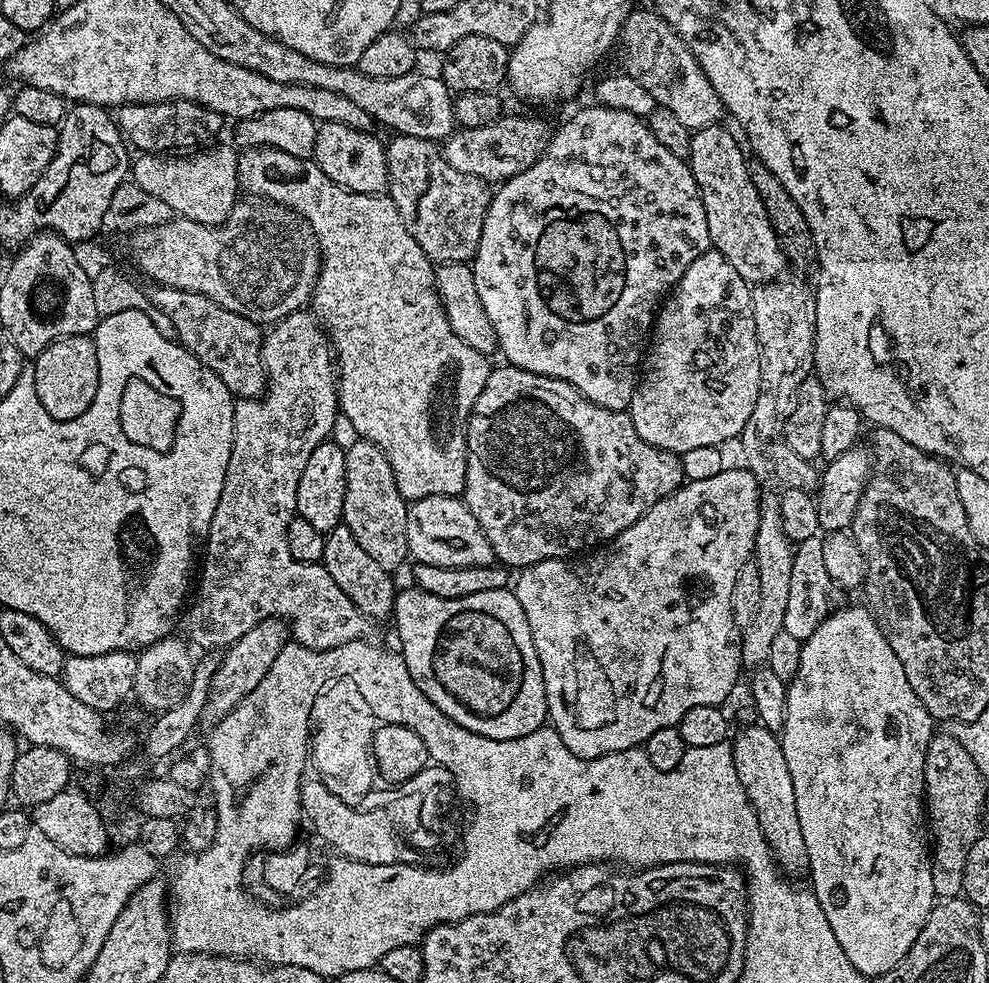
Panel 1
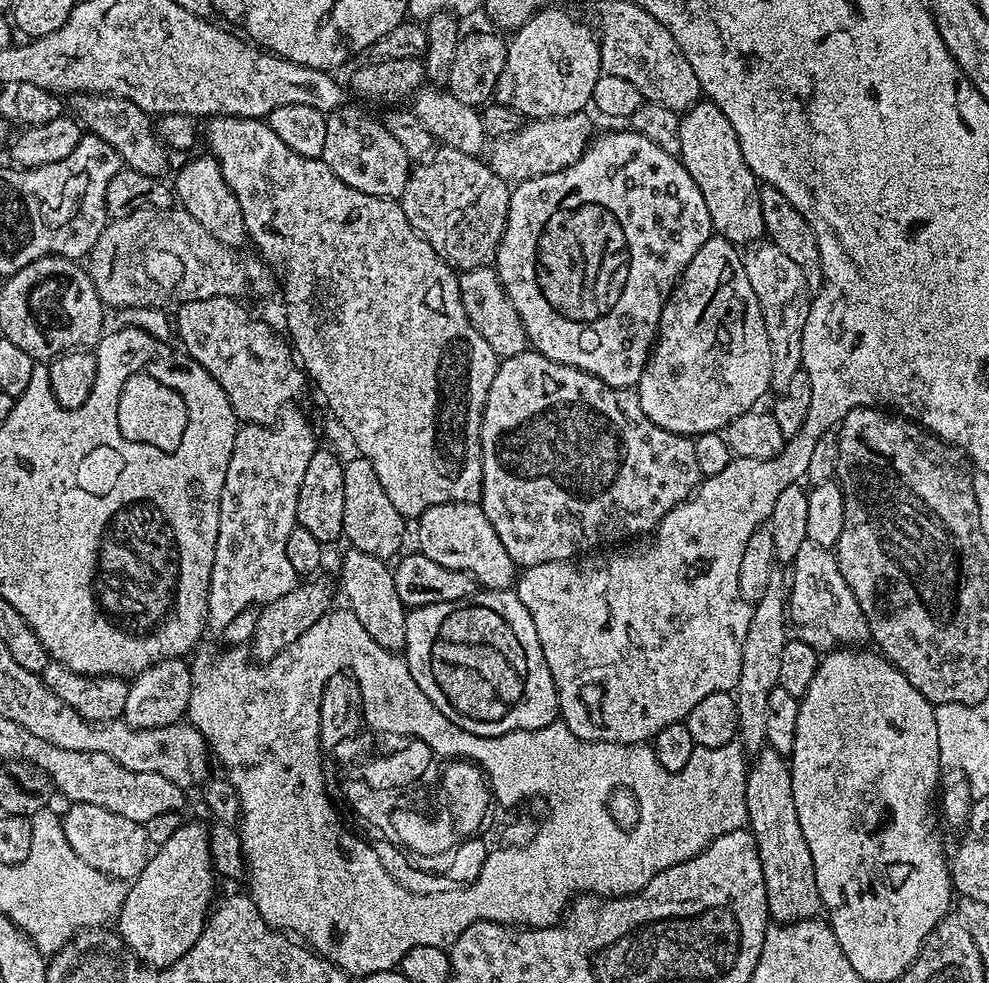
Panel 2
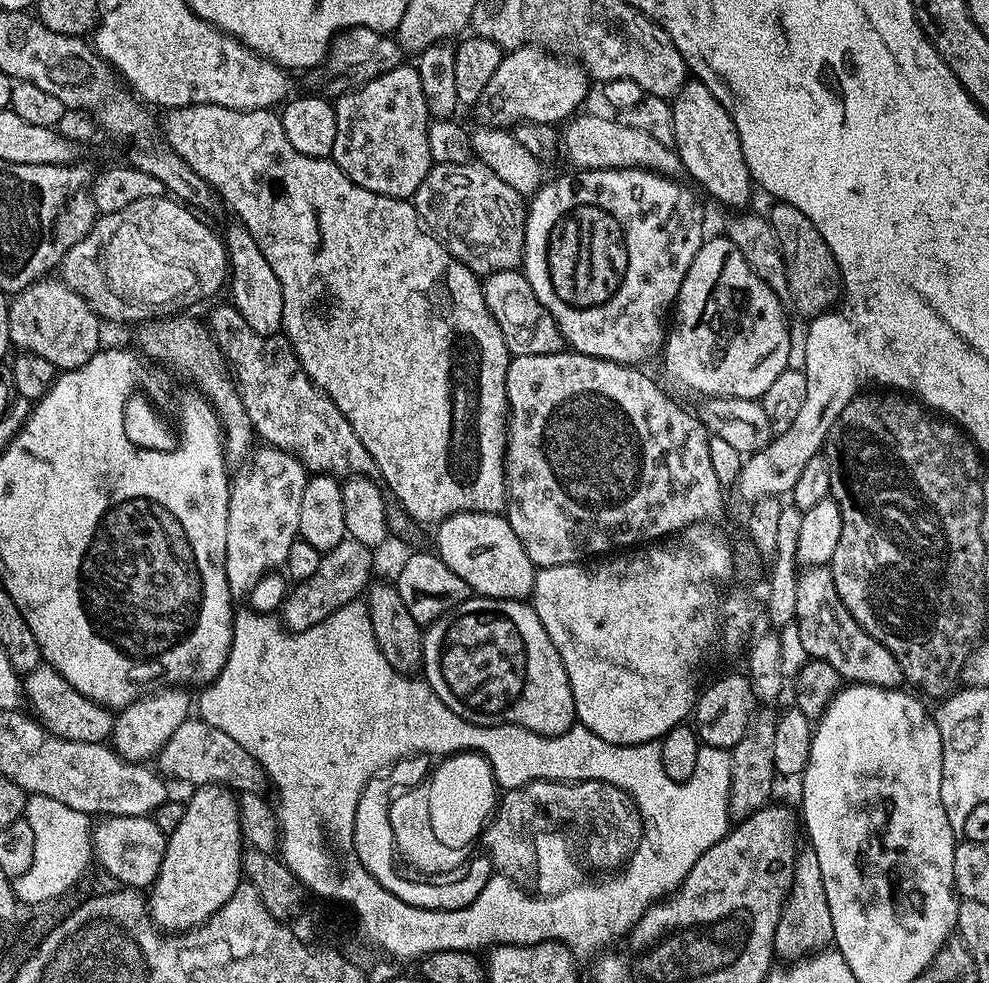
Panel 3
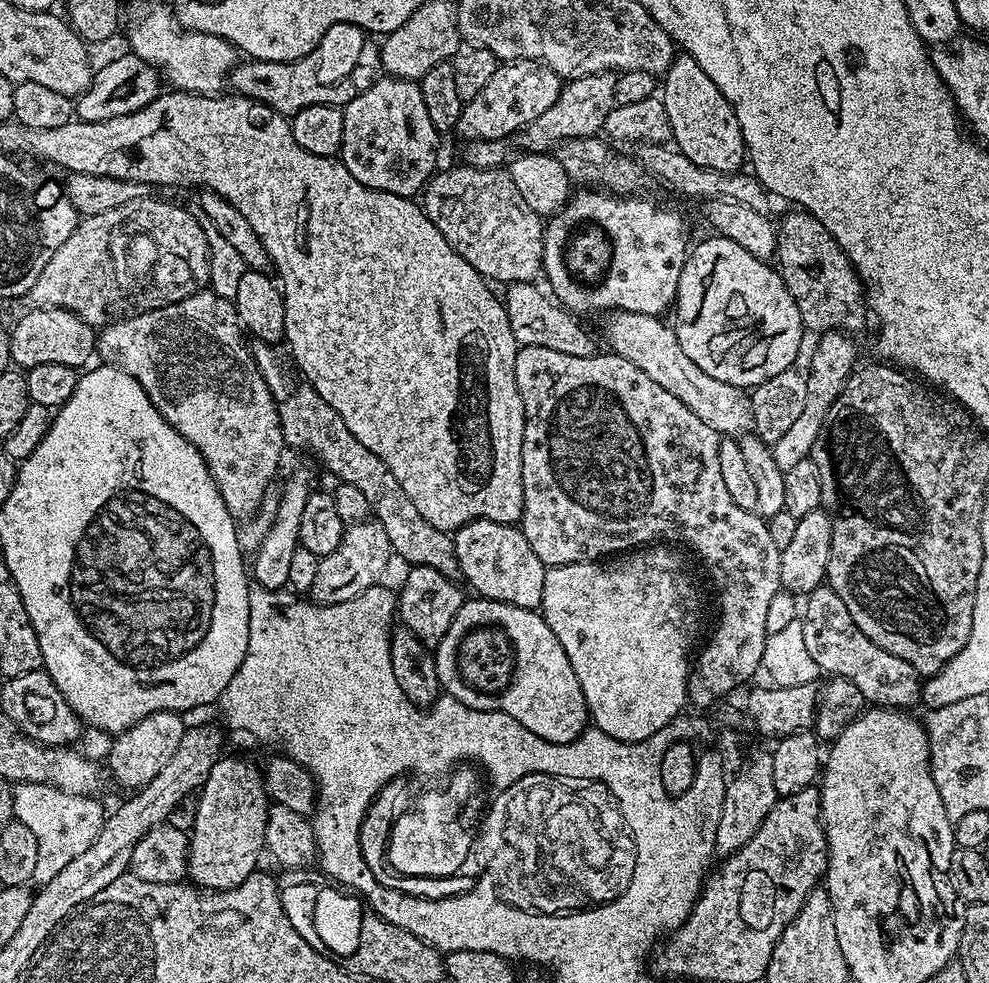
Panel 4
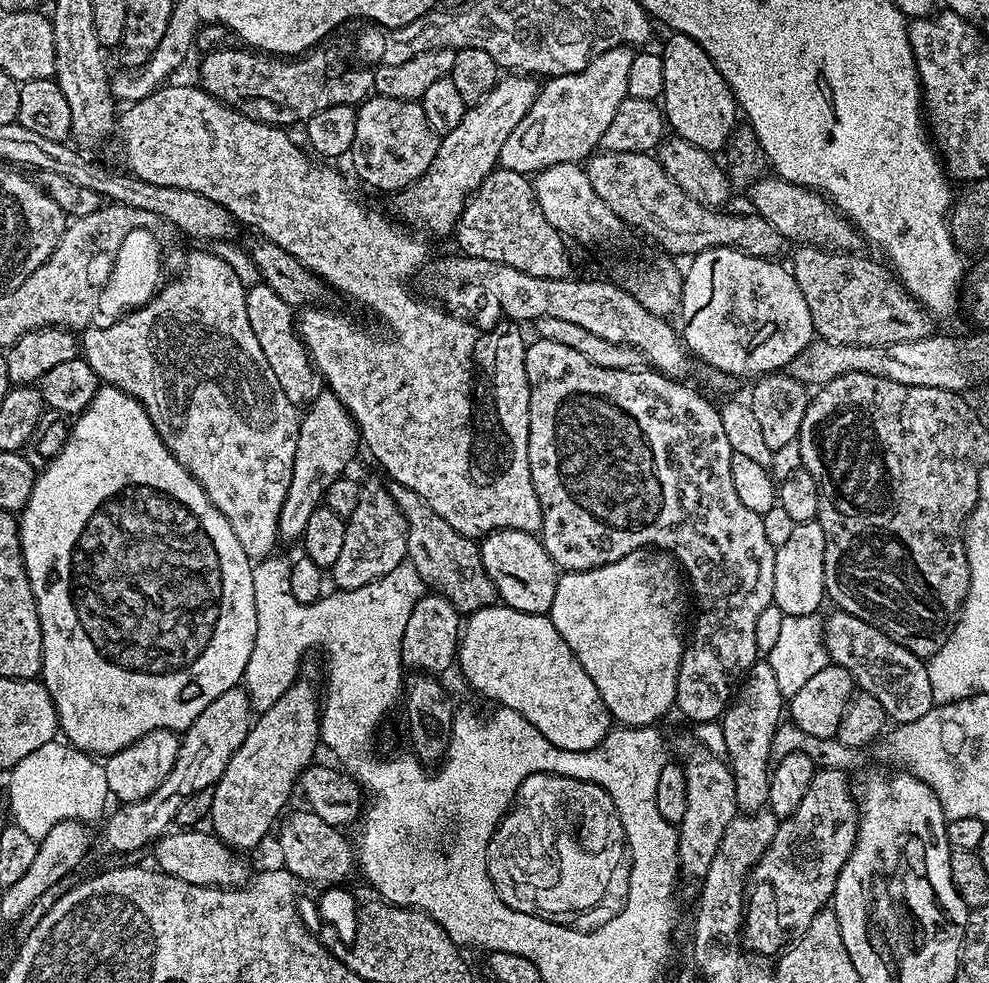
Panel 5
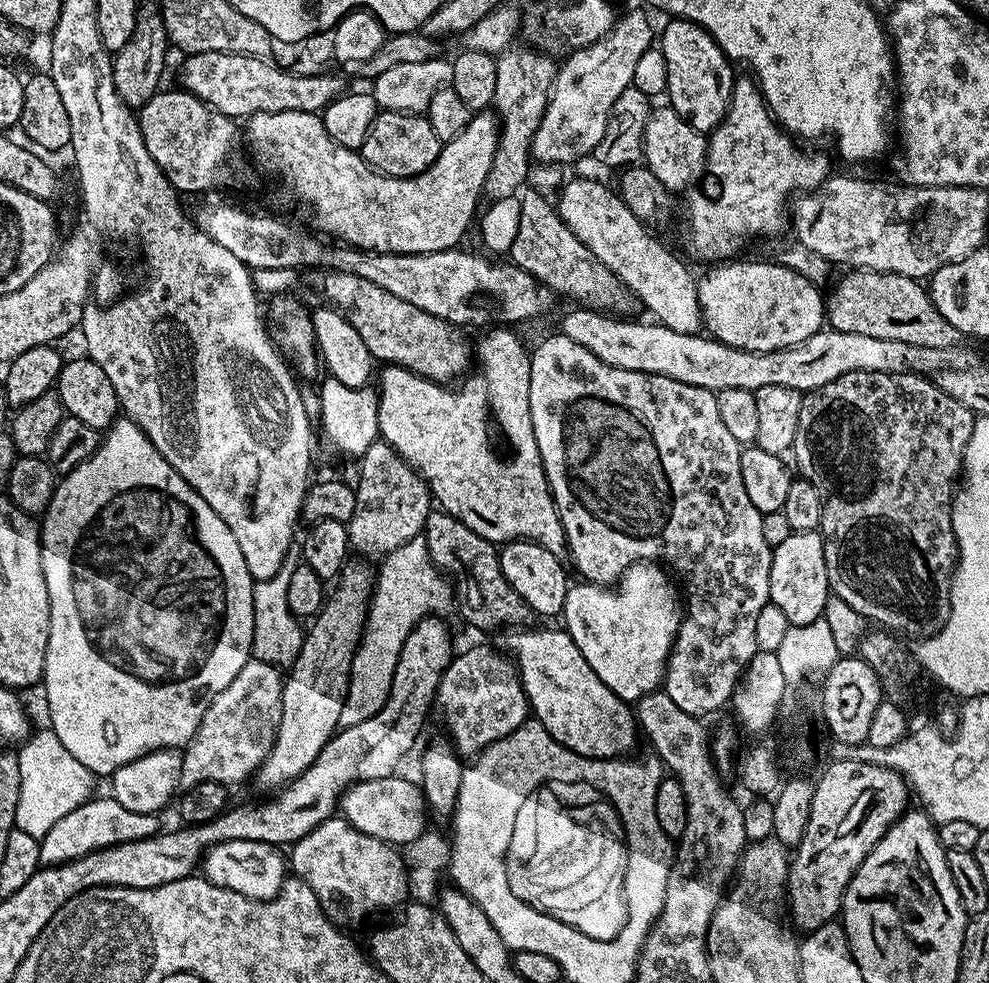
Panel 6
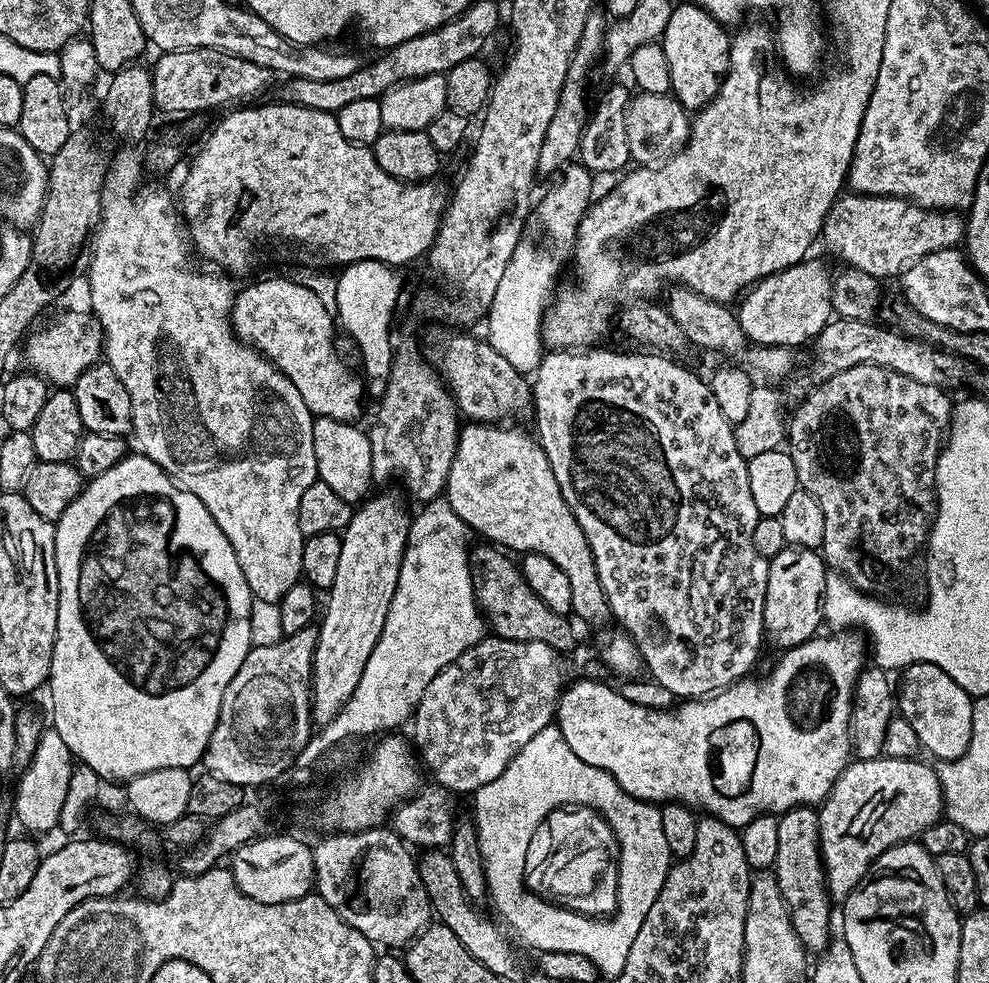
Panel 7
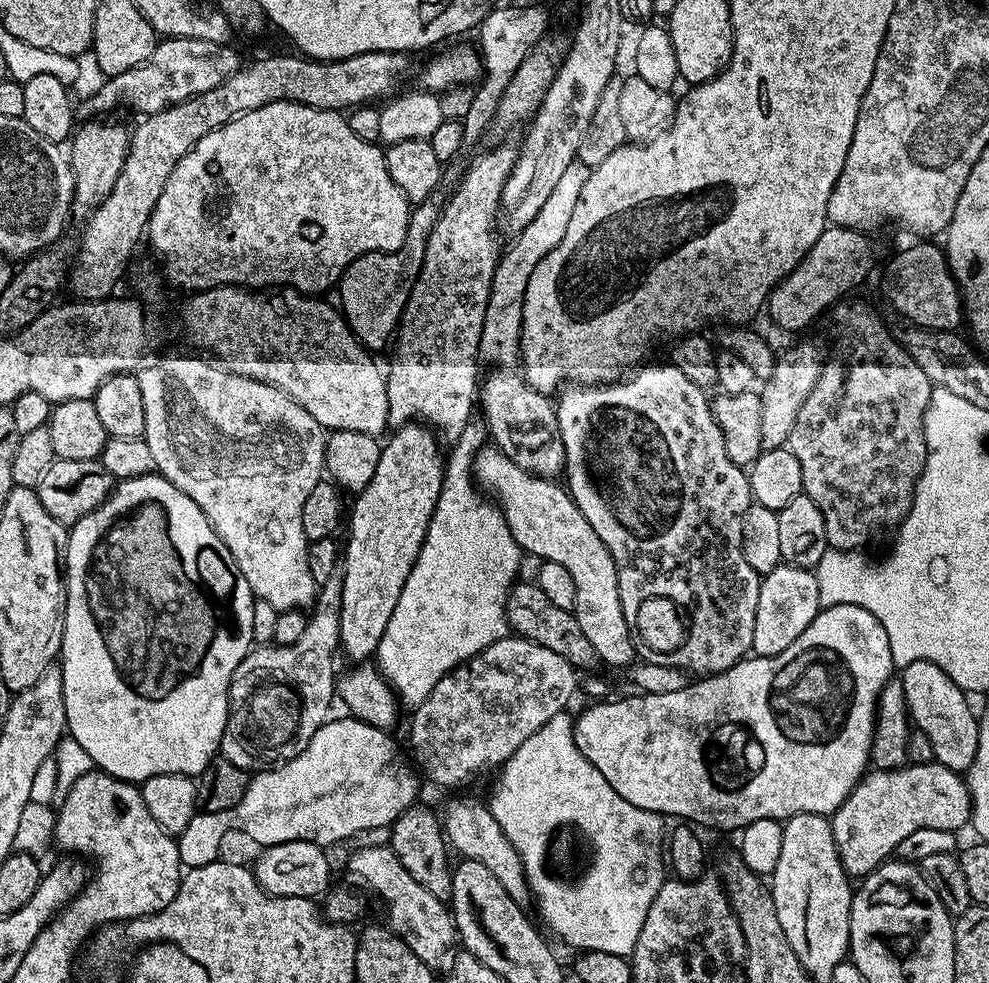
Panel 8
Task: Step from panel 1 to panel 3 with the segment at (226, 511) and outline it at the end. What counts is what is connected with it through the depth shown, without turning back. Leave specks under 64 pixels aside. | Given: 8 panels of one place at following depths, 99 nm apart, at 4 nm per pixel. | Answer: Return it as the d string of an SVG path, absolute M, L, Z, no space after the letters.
M260 446L243 461L240 473L233 475L228 489L226 514L226 578L233 597L247 597L259 579L283 569L286 554L298 538L298 509L302 506L302 490L306 490L309 473L299 457L282 449Z

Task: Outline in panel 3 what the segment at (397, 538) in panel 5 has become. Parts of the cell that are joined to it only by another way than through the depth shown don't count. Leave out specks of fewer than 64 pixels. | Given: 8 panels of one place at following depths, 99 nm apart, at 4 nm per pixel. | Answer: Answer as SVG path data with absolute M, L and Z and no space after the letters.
M345 538L341 544L334 546L334 550L323 553L318 570L314 570L310 578L299 581L286 596L282 607L283 627L289 632L305 632L310 626L318 626L318 622L325 620L331 612L338 611L343 604L357 599L369 587L372 556L373 549L351 538Z

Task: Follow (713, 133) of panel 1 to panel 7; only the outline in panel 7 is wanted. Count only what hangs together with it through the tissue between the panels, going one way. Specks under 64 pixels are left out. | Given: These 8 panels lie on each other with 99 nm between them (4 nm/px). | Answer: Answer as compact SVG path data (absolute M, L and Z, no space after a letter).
M695 2L677 3L670 22L666 23L662 43L666 63L670 65L671 95L686 110L706 107L718 94L720 83L728 72L728 55L732 49L729 29Z

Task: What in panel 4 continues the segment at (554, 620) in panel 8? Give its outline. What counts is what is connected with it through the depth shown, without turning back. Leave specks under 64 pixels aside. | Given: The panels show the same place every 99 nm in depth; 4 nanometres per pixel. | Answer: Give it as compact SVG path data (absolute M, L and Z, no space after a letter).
M256 342L251 345L252 357L276 399L276 409L280 415L280 429L287 447L309 448L315 458L343 484L358 488L365 496L368 511L377 524L386 530L386 538L390 538L390 546L397 557L401 556L408 566L430 566L430 570L438 570L438 574L446 574L453 578L460 576L460 567L456 557L456 545L453 537L447 532L438 530L438 526L430 526L422 514L410 502L406 490L398 486L398 478L390 474L386 462L378 458L366 446L350 433L346 422L338 418L338 410L326 402L312 389L307 382L297 386L292 381L286 365L280 361L275 347L270 344Z

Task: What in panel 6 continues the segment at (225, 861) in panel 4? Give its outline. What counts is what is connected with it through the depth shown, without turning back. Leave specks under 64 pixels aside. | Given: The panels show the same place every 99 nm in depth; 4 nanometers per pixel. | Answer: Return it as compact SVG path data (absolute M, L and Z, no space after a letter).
M349 562L340 573L336 586L336 593L325 599L320 615L309 623L312 625L307 625L300 652L287 669L276 744L254 774L254 781L264 794L275 793L298 778L341 727L342 706L352 676L352 656L368 620L368 605L374 587L373 569L371 572L364 564Z

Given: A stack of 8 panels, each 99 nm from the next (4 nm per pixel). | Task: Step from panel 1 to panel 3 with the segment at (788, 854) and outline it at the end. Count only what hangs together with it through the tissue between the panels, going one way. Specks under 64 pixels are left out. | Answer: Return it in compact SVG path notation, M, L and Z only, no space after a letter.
M804 846L796 853L796 865L792 871L792 885L788 891L788 899L784 902L784 909L778 918L778 926L774 930L772 951L781 961L791 962L803 958L817 950L824 950L833 943L834 922L830 918L830 906L826 902L826 886L822 886L822 870L818 867L818 854L810 846Z

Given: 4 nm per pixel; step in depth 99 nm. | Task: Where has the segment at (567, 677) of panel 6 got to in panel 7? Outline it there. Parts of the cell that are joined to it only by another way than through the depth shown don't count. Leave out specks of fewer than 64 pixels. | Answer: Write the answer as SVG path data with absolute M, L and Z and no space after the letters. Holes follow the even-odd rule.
M836 630L828 634L832 636L824 635L817 634L811 640L781 651L779 653L780 661L769 670L768 677L765 680L752 680L753 678L738 680L735 684L731 684L730 687L716 693L714 696L702 700L686 700L677 703L671 710L666 708L647 708L630 698L622 698L619 690L613 685L611 688L610 685L604 684L605 681L603 679L579 678L580 680L574 681L573 684L571 681L561 691L560 703L556 706L554 723L557 728L562 730L562 738L566 738L566 746L570 746L570 750L574 750L574 754L578 754L578 758L582 758L582 762L606 770L616 779L618 786L622 786L622 790L626 794L630 794L639 800L686 804L693 810L704 808L700 810L703 810L707 815L716 816L719 820L726 822L730 827L737 830L745 828L751 820L758 818L761 814L783 814L797 806L816 806L828 797L834 782L840 777L842 770L848 767L850 757L853 755L852 691L856 688L856 679L866 667L866 661L864 661L864 656L866 660L866 640L859 631ZM732 716L748 716L748 720L756 720L756 728L760 728L760 740L764 740L764 748L760 748L760 776L756 776L756 784L751 784L752 792L748 792L748 796L744 796L744 800L720 800L720 796L712 796L712 784L708 784L708 768L704 768L704 748L692 748L692 744L684 744L684 740L688 740L688 736L684 736L684 728L704 728L704 724L724 724L724 720L732 720ZM680 764L684 764L684 772L688 772L688 768L700 768L700 772L704 772L704 776L700 776L700 784L672 784L672 768L680 768Z

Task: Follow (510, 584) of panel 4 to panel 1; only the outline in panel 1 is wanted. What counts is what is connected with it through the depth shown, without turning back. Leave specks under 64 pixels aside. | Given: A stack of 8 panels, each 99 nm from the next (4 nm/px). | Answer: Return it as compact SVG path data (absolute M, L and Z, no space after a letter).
M431 496L409 503L406 518L408 555L416 564L461 568L486 566L496 560L496 551L490 546L478 518L470 514L463 499L455 496Z

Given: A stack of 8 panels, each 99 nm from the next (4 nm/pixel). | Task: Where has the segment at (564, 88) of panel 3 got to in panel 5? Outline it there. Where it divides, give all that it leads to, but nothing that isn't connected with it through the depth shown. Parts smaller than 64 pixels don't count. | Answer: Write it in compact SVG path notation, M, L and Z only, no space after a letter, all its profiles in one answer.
M508 74L497 80L494 90L490 90L482 102L468 105L458 127L440 137L438 154L434 154L434 162L430 162L430 170L426 170L424 177L391 197L391 211L409 229L451 237L456 231L456 223L460 221L468 197L499 165L502 144L513 133L518 122L526 117L540 87L528 74Z

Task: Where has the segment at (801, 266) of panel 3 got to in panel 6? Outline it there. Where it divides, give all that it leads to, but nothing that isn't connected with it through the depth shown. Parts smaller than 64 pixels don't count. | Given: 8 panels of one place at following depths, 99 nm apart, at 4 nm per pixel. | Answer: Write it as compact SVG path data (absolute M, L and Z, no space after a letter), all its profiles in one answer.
M848 270L845 273L831 285L826 296L826 320L835 331L890 338L894 342L910 342L910 346L930 346L930 350L952 350L956 343L961 343L960 332L938 314L938 306L934 306L921 281L889 272Z

